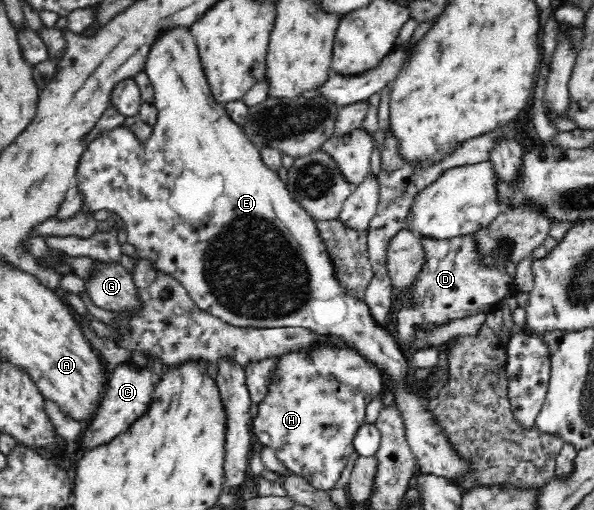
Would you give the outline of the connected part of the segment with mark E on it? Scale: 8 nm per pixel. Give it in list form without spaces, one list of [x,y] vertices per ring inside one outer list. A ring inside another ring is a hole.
[[[174,27],[174,29],[170,29],[169,32],[162,33],[160,39],[158,39],[158,41],[156,41],[156,43],[154,43],[153,47],[150,49],[150,55],[148,56],[148,59],[146,61],[144,71],[148,74],[151,87],[154,90],[154,105],[158,109],[157,120],[156,123],[154,123],[152,133],[150,137],[146,139],[146,141],[142,141],[140,138],[137,137],[137,134],[134,133],[132,129],[125,128],[124,126],[119,126],[118,128],[112,129],[110,132],[104,133],[98,140],[95,140],[92,144],[89,144],[86,147],[86,149],[83,151],[83,154],[81,155],[79,167],[77,168],[77,173],[74,178],[74,184],[77,185],[78,189],[82,192],[83,195],[84,202],[82,203],[81,211],[83,211],[84,213],[93,214],[98,210],[105,209],[112,213],[115,213],[116,215],[119,215],[123,220],[126,232],[128,233],[127,242],[135,247],[135,256],[140,258],[148,258],[154,261],[154,264],[156,264],[156,268],[170,274],[170,276],[174,277],[174,279],[178,280],[180,284],[182,284],[182,286],[186,288],[186,291],[189,293],[189,296],[194,300],[194,303],[200,309],[206,310],[208,313],[214,315],[214,317],[217,317],[219,320],[224,321],[224,323],[243,328],[269,328],[270,326],[278,326],[279,328],[304,328],[309,329],[311,332],[314,332],[318,336],[337,337],[339,340],[342,340],[345,345],[351,347],[352,349],[355,349],[355,351],[358,352],[366,361],[369,361],[371,364],[374,364],[375,368],[382,373],[382,376],[386,377],[386,382],[390,382],[390,385],[392,385],[392,387],[389,387],[387,389],[391,390],[392,397],[394,398],[393,406],[398,410],[398,413],[402,418],[405,429],[405,438],[407,444],[409,445],[409,448],[411,449],[411,452],[415,455],[419,469],[418,472],[423,473],[427,476],[442,477],[444,479],[447,479],[452,485],[459,486],[460,489],[464,490],[466,477],[469,477],[470,469],[473,469],[473,465],[472,462],[468,460],[468,458],[462,456],[462,454],[458,452],[456,448],[454,448],[453,442],[450,441],[449,433],[446,432],[444,428],[442,428],[442,424],[438,422],[437,418],[434,417],[433,410],[430,409],[431,396],[428,395],[428,391],[430,391],[432,387],[436,387],[436,384],[432,385],[432,383],[430,383],[431,378],[428,381],[421,382],[418,381],[418,379],[412,379],[412,377],[410,377],[410,367],[408,367],[410,363],[408,363],[408,359],[406,358],[407,355],[404,355],[405,348],[401,345],[401,342],[397,340],[392,322],[388,324],[378,323],[378,321],[374,320],[373,313],[370,312],[370,306],[366,304],[366,300],[360,300],[360,298],[348,295],[348,291],[346,291],[346,288],[342,286],[342,282],[340,281],[340,278],[338,278],[338,275],[336,273],[336,268],[334,268],[333,257],[330,255],[329,250],[326,248],[324,239],[321,237],[317,224],[318,221],[314,220],[314,218],[296,200],[293,199],[293,197],[290,195],[290,190],[287,188],[286,183],[284,183],[284,181],[280,179],[277,171],[270,170],[269,167],[265,165],[260,149],[258,149],[253,142],[249,141],[249,138],[245,135],[245,132],[237,123],[237,121],[233,121],[233,119],[230,118],[230,115],[225,111],[223,105],[214,98],[212,88],[210,88],[210,83],[208,81],[208,78],[206,78],[206,74],[204,73],[205,69],[202,65],[202,60],[200,59],[195,39],[192,37],[192,34],[189,32],[189,29]]]

